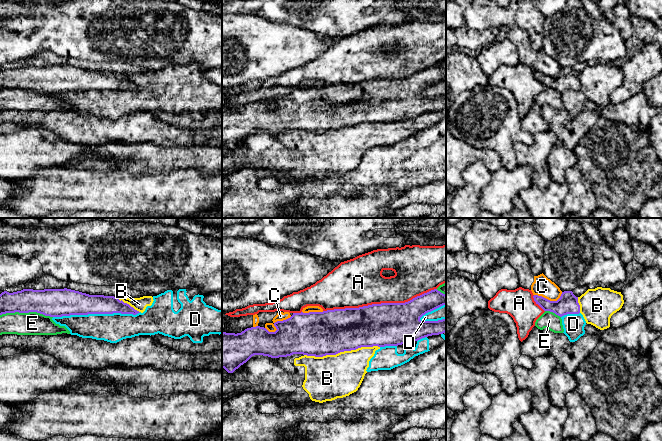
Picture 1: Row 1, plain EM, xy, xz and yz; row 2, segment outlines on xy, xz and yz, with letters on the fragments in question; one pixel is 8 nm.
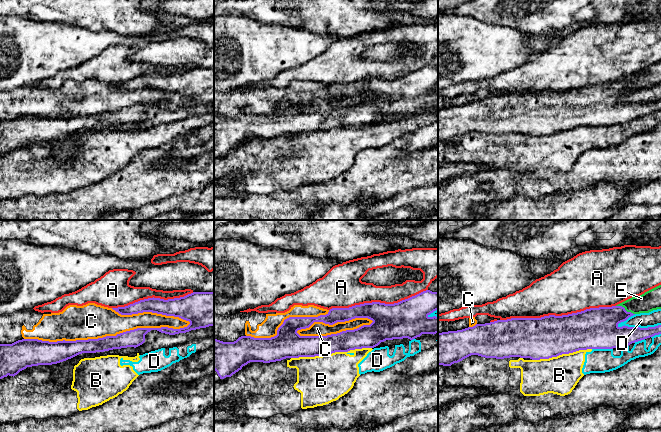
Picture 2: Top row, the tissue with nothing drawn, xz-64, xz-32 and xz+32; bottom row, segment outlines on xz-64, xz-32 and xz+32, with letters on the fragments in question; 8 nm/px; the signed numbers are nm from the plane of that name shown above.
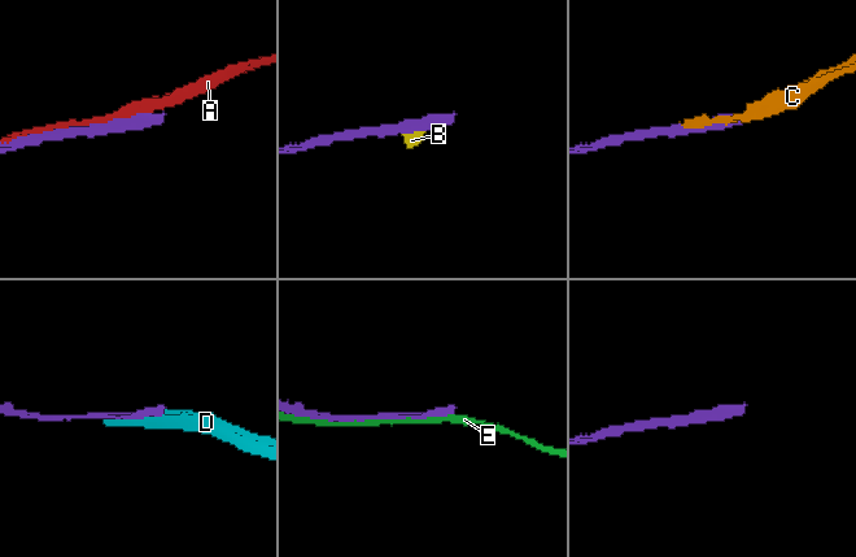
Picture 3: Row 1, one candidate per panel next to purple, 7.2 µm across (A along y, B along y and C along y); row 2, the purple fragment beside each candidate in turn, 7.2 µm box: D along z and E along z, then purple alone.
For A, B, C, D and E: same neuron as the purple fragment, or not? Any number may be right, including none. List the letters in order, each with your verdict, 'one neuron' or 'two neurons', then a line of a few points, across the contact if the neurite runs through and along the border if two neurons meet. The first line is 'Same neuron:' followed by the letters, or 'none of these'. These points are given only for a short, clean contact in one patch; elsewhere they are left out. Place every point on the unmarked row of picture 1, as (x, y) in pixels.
Same neuron: none of these
A: two neurons
B: two neurons
C: two neurons
D: two neurons
E: two neurons

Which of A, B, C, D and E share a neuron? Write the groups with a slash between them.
A / B D / C / E

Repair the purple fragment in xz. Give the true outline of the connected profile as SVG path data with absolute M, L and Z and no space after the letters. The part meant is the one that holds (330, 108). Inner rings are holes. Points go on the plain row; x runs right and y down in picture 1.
M431 66L405 79L381 79L359 84L334 85L323 88L293 89L283 97L274 99L275 108L256 102L241 109L222 108L222 144L233 149L254 131L271 134L293 130L323 133L361 123L398 122L413 119L422 114L446 108L446 95L421 97L420 94L443 81L446 71Z

